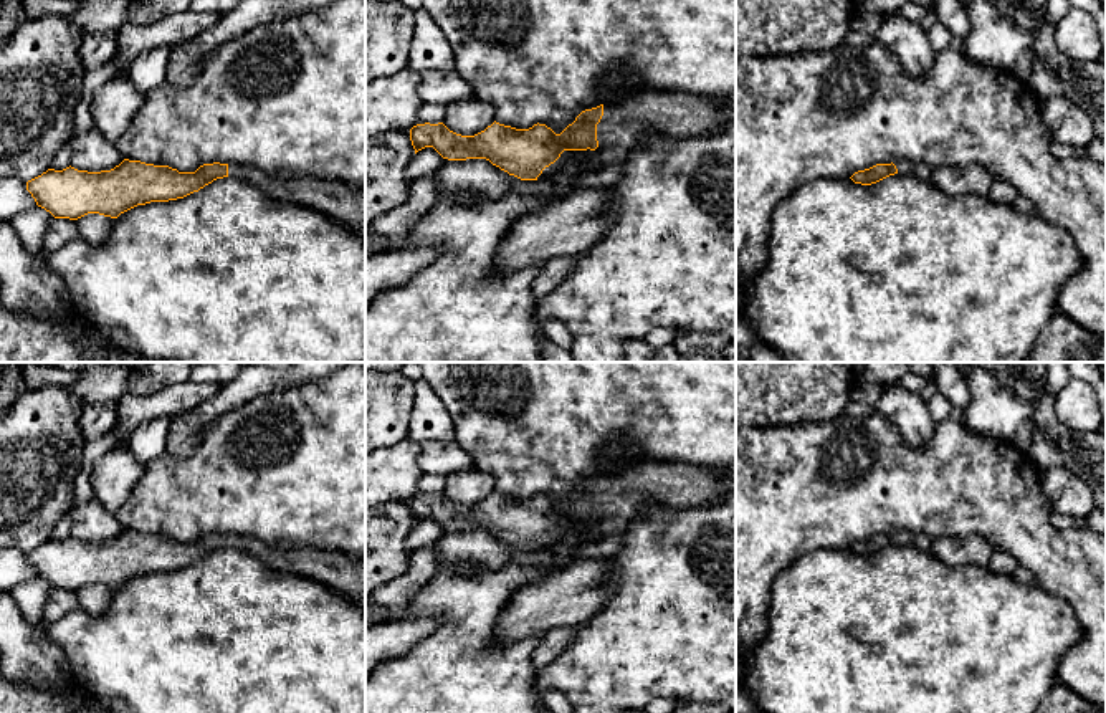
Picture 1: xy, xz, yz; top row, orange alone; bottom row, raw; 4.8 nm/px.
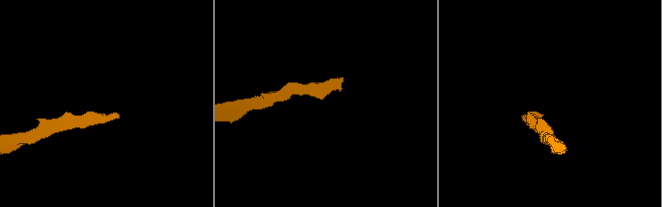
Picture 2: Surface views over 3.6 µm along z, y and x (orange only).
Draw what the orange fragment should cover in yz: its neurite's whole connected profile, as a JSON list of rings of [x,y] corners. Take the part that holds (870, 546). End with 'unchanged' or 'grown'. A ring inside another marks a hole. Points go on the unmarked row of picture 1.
[[[896,531],[894,534],[876,534],[870,539],[855,543],[850,549],[855,554],[871,556],[898,543],[913,544],[914,536],[901,531]]]; grown

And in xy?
[[[129,529],[101,543],[69,536],[48,539],[28,551],[26,561],[55,589],[78,591],[88,584],[117,589],[137,576],[184,569],[223,548],[235,548],[283,572],[309,576],[341,592],[365,594],[365,557],[316,548],[281,549],[243,534],[203,534],[195,543]]]; grown

